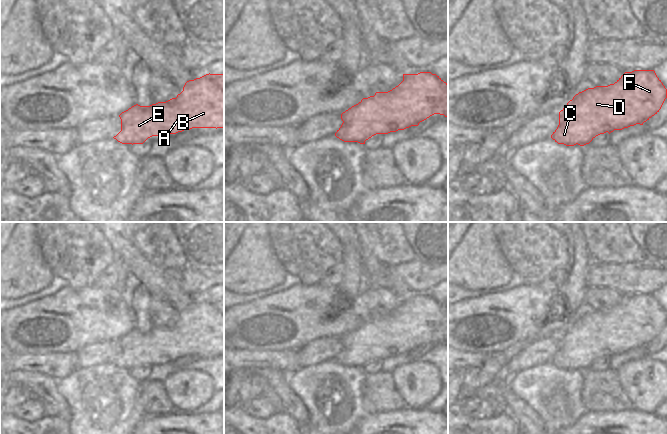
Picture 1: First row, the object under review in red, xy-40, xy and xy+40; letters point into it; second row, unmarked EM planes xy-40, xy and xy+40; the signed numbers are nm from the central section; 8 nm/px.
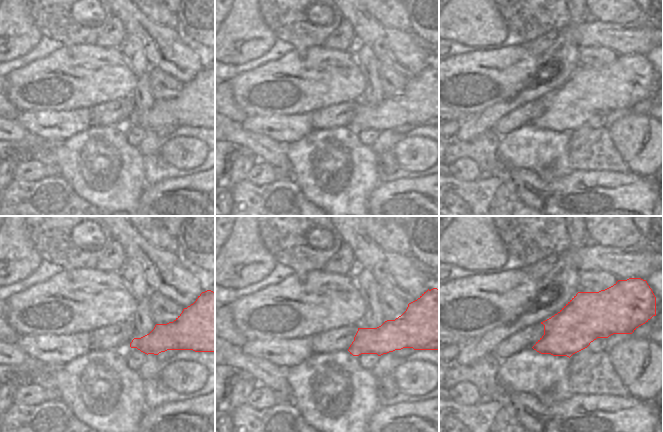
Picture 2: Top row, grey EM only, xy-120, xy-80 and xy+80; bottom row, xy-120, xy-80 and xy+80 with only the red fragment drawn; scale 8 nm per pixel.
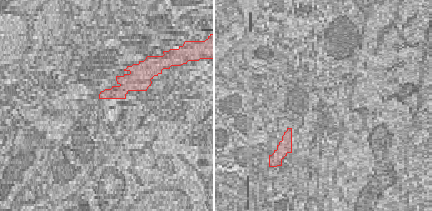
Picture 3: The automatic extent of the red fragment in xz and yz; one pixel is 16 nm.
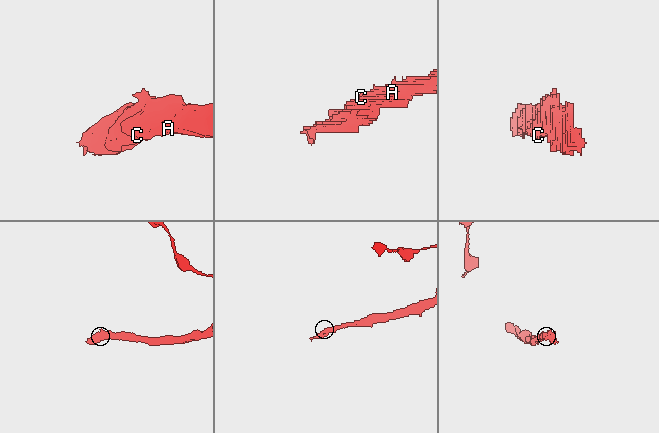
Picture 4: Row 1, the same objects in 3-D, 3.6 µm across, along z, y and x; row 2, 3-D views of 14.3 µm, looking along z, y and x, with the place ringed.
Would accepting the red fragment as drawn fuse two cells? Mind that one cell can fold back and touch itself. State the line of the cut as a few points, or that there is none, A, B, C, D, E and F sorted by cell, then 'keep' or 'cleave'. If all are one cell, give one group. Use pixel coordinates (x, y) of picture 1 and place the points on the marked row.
cut none; groups A B C D E F; keep

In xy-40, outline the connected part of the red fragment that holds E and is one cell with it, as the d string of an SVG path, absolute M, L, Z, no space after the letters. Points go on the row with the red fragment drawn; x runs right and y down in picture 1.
M206 74L185 83L183 91L166 102L132 106L119 115L121 131L114 136L122 144L143 144L152 136L168 136L192 128L224 128L224 74Z

